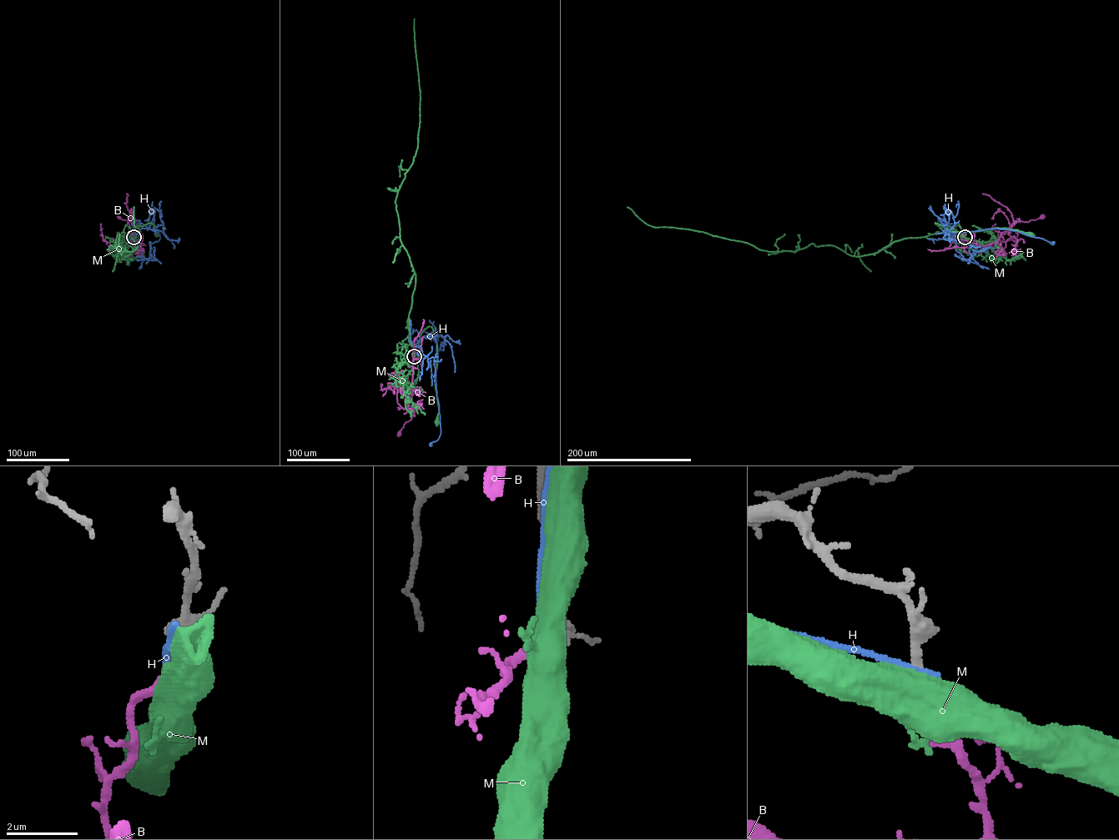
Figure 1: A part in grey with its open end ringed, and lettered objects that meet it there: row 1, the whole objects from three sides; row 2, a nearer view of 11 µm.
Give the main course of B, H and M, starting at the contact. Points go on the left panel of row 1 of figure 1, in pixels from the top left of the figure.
B: (133, 237), (132, 246), (132, 233), (129, 231), (135, 222), (118, 217)
H: (133, 237), (141, 228), (157, 233), (156, 228), (160, 238), (150, 243)
M: (133, 237), (140, 225), (148, 223), (153, 223), (156, 232), (154, 228), (158, 229), (157, 233)

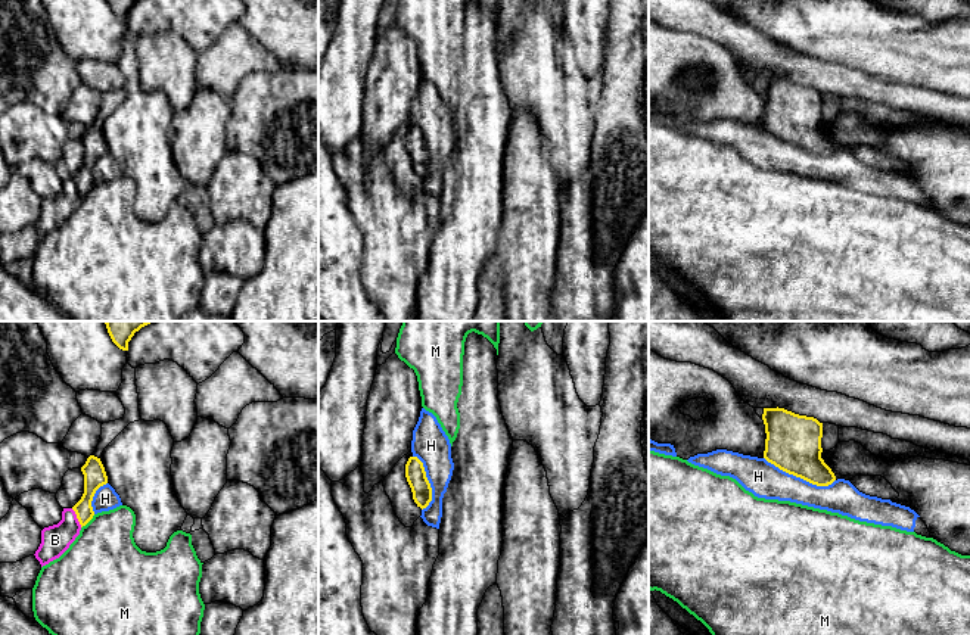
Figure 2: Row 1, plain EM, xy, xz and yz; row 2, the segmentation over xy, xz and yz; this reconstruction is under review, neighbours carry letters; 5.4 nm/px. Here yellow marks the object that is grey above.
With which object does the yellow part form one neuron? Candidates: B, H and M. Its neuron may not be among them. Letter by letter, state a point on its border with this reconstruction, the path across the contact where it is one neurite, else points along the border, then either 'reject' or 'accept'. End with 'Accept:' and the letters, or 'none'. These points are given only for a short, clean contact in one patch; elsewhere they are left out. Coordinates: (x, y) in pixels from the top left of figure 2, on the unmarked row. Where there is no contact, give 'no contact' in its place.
B: meets yellow in xy at (77, 187); runs through xy (95, 146), (83, 181), (77, 187), (55, 209); accept
H: meets yellow in yz at (799, 146); reject
M: meets yellow in xy at (87, 192); border along xy (95, 184), (81, 198); reject
Accept: B

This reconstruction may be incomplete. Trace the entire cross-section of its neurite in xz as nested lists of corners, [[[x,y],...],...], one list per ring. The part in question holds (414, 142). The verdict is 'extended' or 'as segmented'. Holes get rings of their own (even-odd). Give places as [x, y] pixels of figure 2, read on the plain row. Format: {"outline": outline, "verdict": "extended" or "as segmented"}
{"outline": [[[410,127],[405,134],[405,147],[413,162],[413,169],[422,180],[432,171],[432,158],[426,147],[423,133],[417,127]]], "verdict": "as segmented"}

